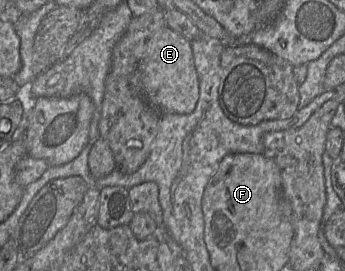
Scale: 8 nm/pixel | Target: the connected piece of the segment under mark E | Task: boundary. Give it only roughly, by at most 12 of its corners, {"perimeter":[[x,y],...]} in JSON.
{"perimeter":[[166,25],[150,37],[134,89],[162,114],[199,99],[191,42]]}

